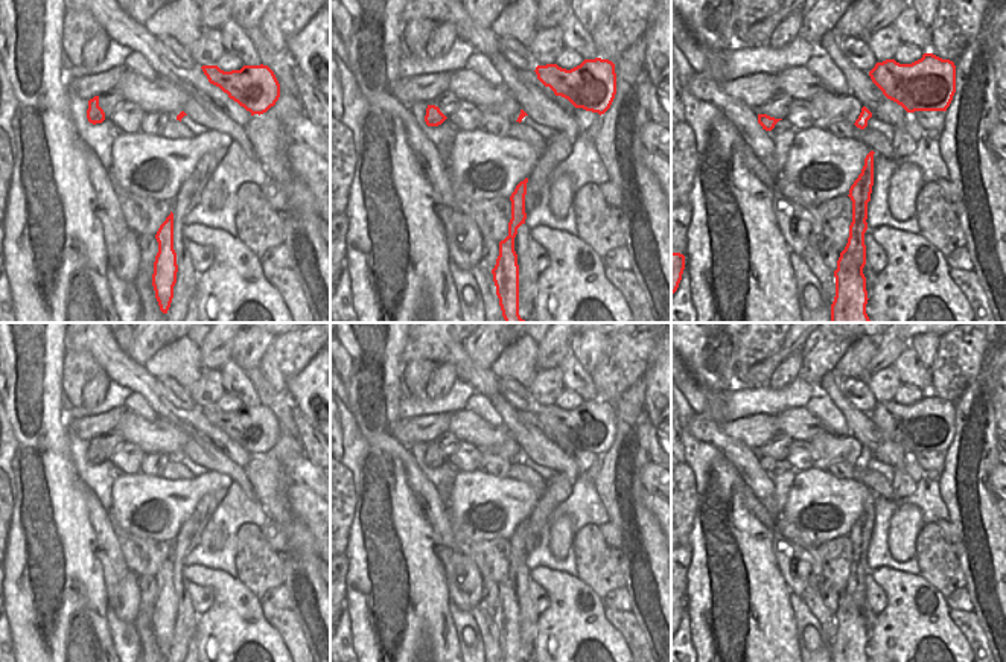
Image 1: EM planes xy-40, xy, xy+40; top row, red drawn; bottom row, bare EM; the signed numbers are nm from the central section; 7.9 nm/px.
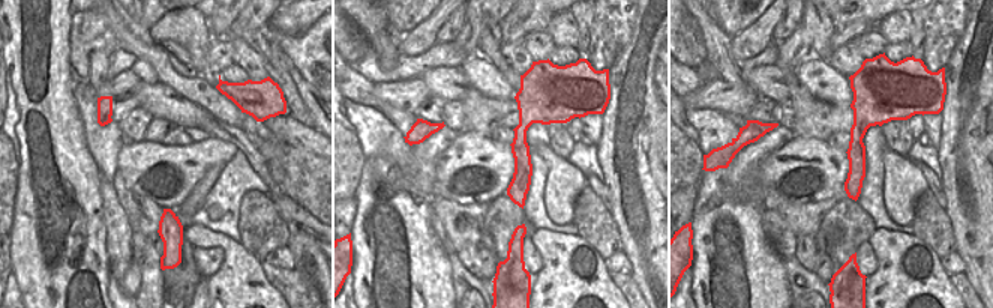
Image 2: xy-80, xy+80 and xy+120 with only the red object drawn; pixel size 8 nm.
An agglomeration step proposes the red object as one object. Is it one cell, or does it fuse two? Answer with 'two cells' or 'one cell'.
two cells

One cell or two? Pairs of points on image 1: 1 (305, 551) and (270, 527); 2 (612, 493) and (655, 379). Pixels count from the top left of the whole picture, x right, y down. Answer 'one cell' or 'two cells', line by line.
1: two cells
2: two cells

